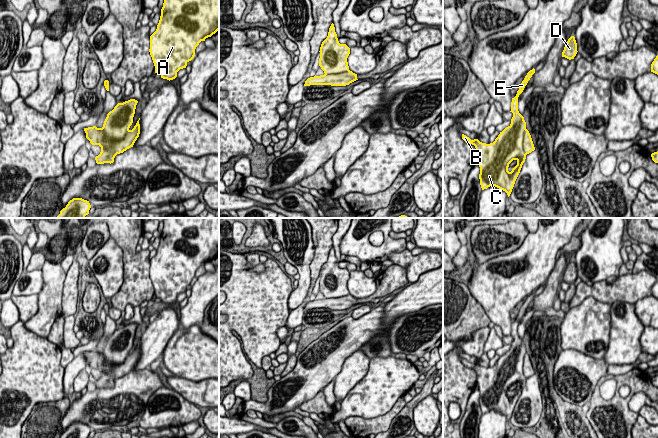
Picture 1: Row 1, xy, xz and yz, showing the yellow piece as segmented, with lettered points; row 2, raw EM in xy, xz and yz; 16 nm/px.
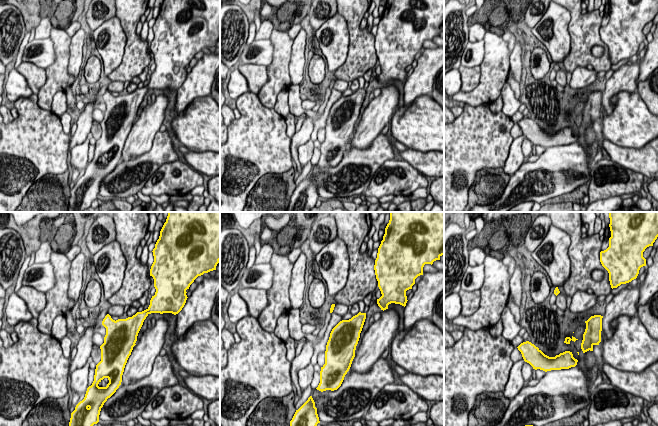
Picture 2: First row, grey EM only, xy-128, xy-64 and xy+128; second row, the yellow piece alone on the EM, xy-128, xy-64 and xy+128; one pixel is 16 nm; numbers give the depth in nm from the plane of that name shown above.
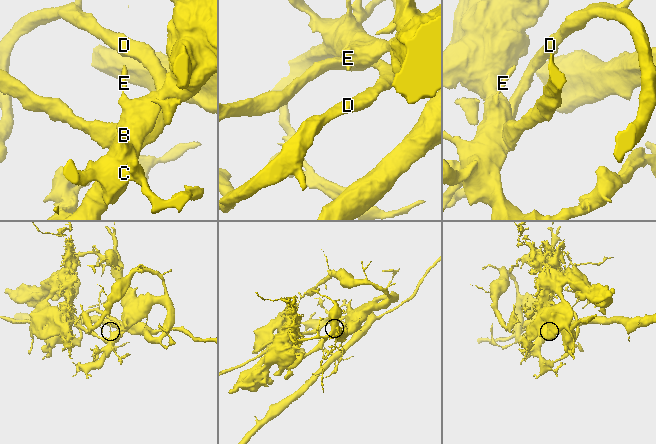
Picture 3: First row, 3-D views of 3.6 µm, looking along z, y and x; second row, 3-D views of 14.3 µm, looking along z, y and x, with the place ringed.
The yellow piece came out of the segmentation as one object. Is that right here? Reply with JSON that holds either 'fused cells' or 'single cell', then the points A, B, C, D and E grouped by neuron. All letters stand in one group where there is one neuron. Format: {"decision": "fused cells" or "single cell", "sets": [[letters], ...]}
{"decision": "fused cells", "sets": [["A", "B", "C", "E"], ["D"]]}

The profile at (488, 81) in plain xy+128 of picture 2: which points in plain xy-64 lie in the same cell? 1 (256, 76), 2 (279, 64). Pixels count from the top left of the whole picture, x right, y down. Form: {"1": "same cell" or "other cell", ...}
{"1": "other cell", "2": "same cell"}

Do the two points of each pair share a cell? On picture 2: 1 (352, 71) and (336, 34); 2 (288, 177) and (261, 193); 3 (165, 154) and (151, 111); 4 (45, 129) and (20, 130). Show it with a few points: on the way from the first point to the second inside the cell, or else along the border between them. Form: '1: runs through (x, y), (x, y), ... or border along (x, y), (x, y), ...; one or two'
1: border along (349, 34), (349, 48), (346, 60), (334, 72); two
2: runs through (281, 184), (271, 193), (268, 193); one
3: border along (159, 130), (154, 137), (151, 148), (147, 152); two
4: runs through (39, 130), (26, 130); one

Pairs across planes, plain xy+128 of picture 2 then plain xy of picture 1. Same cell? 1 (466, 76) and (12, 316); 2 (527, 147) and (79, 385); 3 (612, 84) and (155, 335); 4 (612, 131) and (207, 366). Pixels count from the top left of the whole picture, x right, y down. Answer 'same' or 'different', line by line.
1: different
2: same
3: same
4: same

